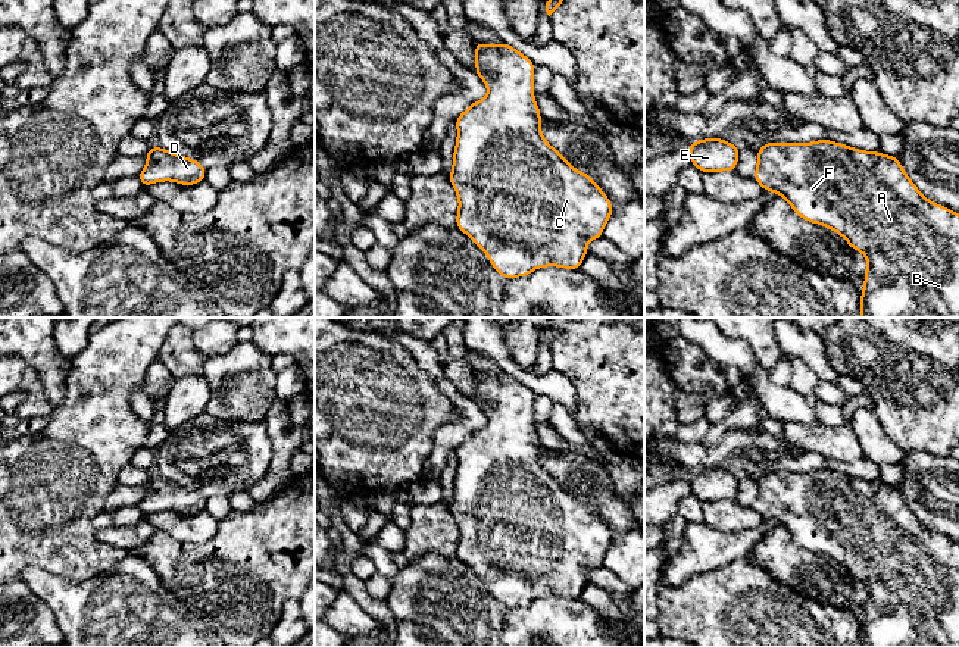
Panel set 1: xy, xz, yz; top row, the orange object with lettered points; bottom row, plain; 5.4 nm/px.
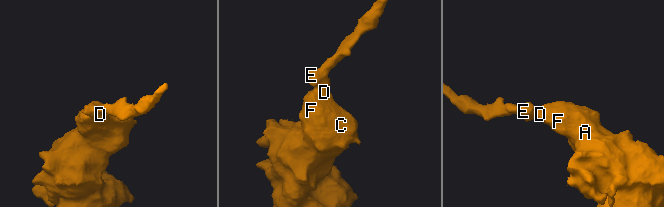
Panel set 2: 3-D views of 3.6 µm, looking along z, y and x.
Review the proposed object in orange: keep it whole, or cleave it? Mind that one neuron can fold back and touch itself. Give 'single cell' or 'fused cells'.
single cell

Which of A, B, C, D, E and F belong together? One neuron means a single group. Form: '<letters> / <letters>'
A B C D E F

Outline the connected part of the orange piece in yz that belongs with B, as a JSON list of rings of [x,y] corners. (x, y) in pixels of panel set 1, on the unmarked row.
[[[765,472],[753,507],[765,521],[782,525],[796,544],[840,563],[865,584],[868,597],[860,647],[959,647],[959,543],[930,531],[910,510],[896,485],[863,481],[841,472]]]

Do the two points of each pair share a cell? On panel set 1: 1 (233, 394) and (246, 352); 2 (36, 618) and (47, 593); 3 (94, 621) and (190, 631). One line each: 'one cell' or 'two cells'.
1: one cell
2: two cells
3: one cell

